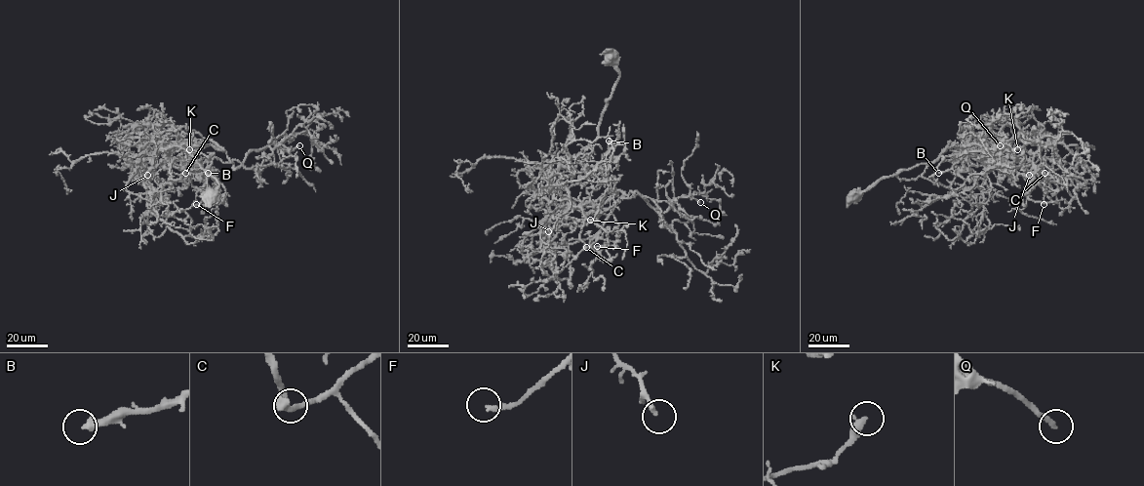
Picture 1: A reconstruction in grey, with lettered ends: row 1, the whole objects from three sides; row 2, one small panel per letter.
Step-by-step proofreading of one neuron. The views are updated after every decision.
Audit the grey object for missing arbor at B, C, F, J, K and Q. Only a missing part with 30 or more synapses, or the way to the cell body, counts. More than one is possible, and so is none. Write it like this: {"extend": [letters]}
{"extend": ["B", "C", "Q"]}

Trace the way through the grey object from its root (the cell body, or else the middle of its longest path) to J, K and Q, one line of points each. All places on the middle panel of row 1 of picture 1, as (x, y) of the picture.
J: (610, 56), (619, 78), (607, 101), (598, 137), (566, 161), (541, 192), (550, 208), (541, 226), (548, 231)
K: (610, 56), (619, 78), (607, 101), (598, 137), (559, 171), (569, 197), (565, 216), (578, 225), (590, 220)
Q: (610, 56), (619, 78), (598, 137), (572, 157), (659, 212), (680, 197), (700, 202)

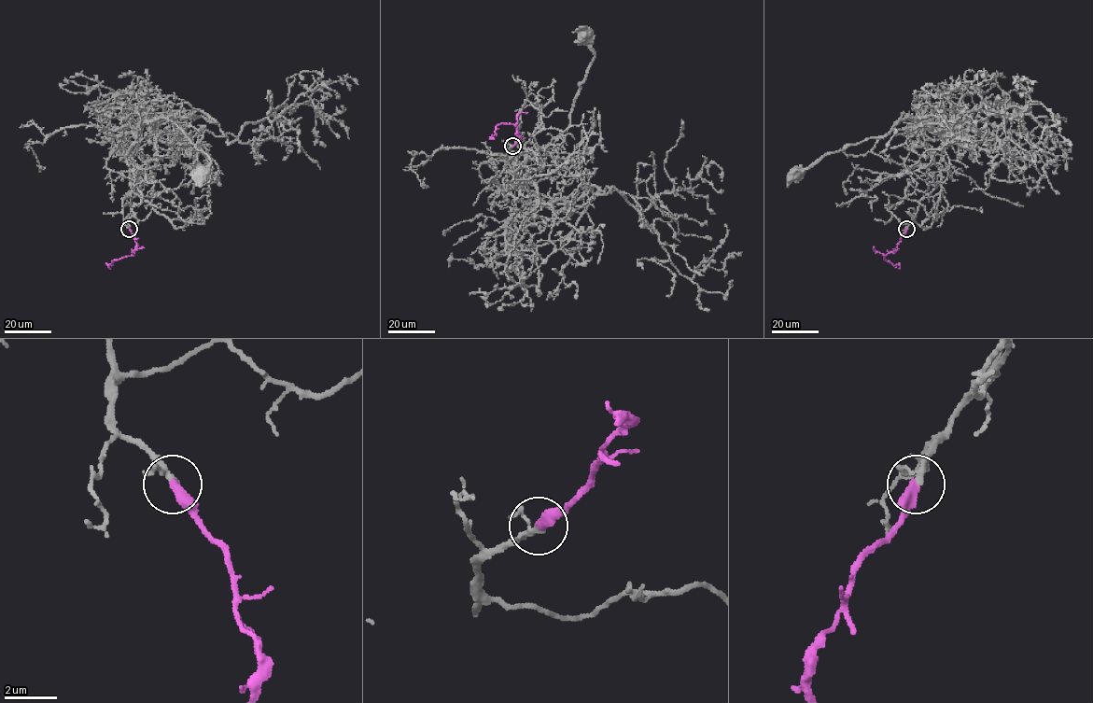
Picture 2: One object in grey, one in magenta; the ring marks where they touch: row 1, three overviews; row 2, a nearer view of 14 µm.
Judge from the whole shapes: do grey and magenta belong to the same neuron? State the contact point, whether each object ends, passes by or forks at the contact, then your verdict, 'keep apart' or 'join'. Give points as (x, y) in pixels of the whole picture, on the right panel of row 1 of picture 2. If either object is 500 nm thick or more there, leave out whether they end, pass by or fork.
(906, 229) | grey passes by | magenta ends | join

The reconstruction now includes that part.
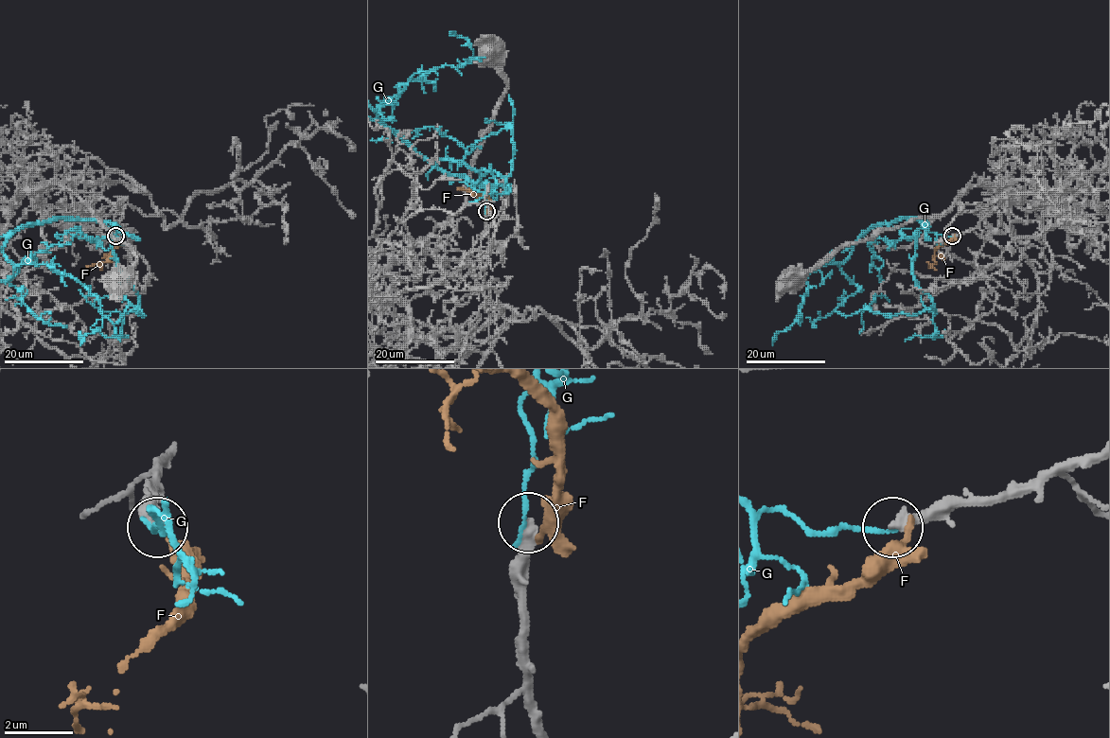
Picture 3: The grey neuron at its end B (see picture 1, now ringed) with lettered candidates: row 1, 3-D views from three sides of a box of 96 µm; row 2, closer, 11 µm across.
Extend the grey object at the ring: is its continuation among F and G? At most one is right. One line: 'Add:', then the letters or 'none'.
Add: none

